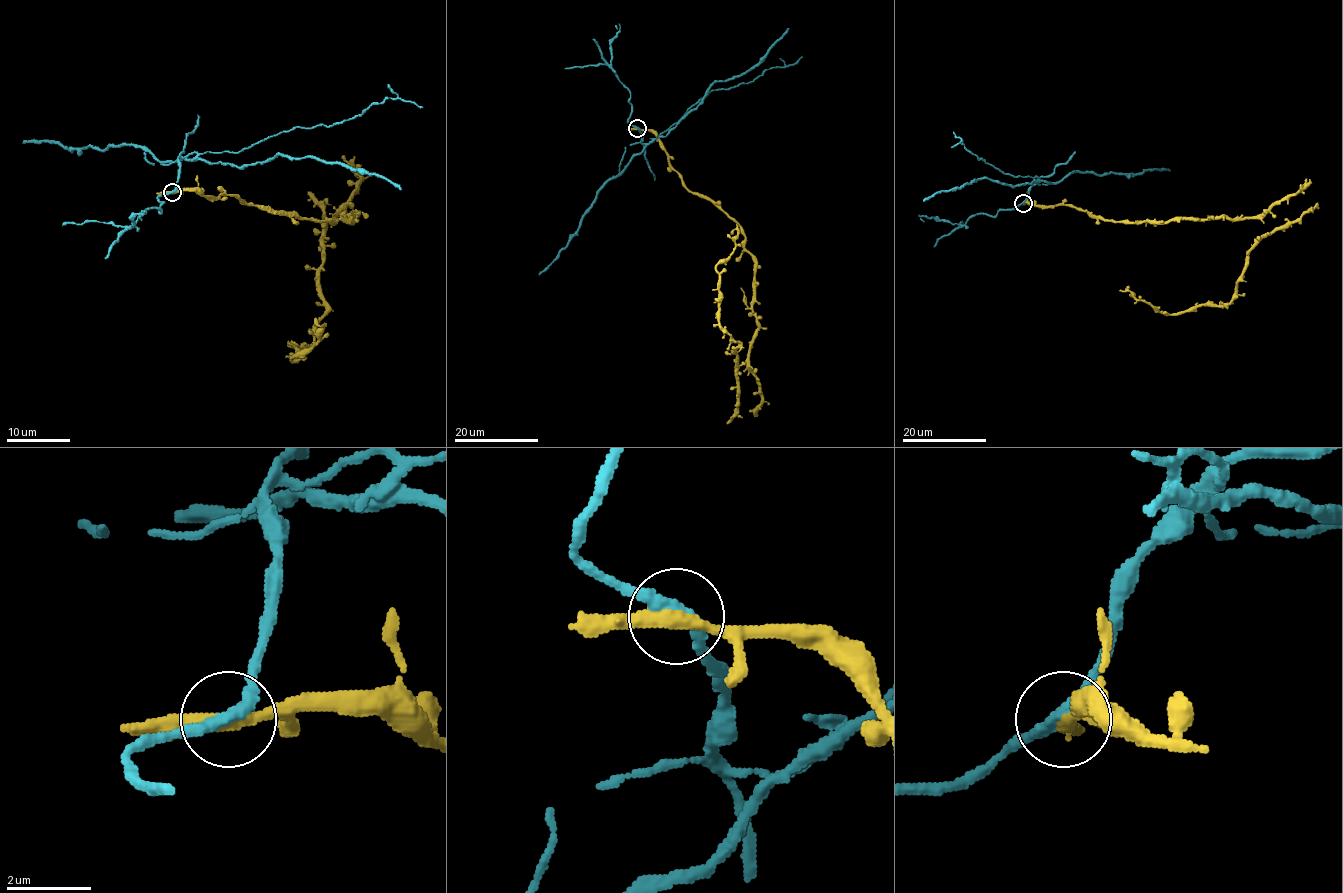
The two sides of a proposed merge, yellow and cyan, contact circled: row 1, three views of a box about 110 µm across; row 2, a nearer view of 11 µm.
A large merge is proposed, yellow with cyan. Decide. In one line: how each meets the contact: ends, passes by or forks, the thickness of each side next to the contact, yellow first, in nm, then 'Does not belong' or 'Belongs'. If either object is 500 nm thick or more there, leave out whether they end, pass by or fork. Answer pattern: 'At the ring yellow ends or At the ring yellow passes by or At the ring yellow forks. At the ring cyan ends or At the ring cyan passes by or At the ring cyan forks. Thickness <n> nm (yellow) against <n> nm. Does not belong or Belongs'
At the ring yellow passes by. At the ring cyan passes by. Thickness 360 nm (yellow) against 280 nm. Does not belong

